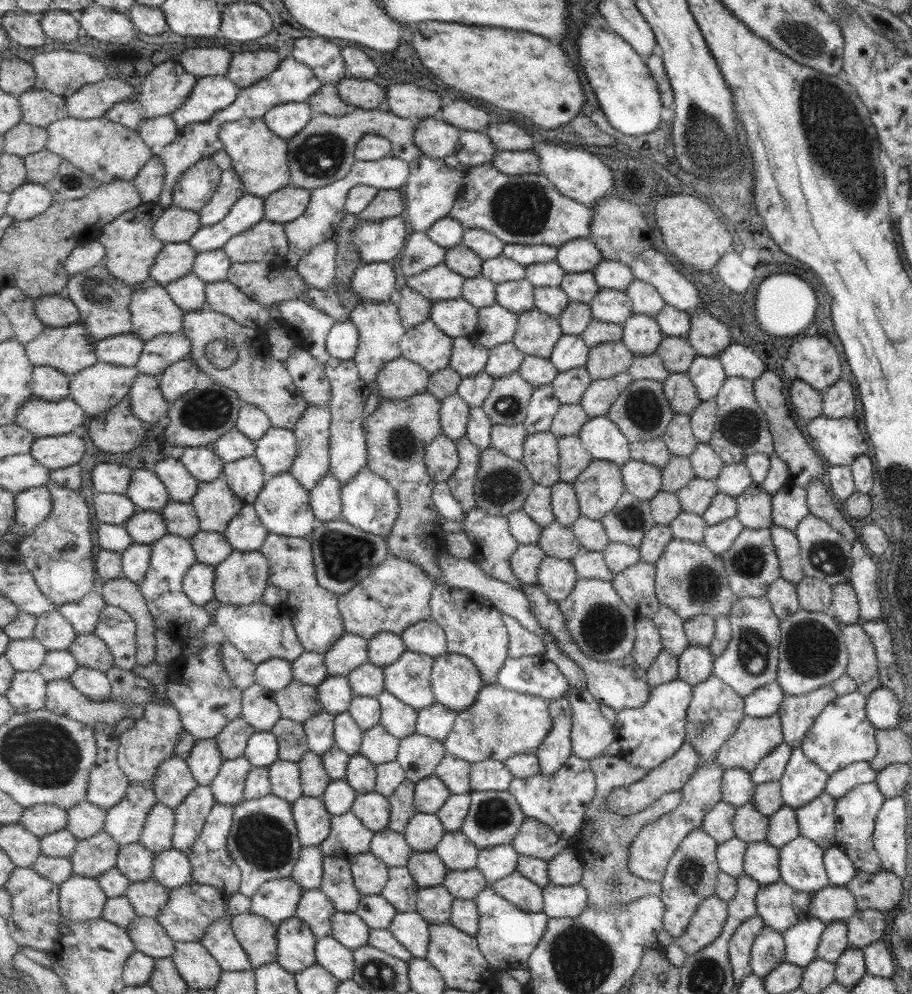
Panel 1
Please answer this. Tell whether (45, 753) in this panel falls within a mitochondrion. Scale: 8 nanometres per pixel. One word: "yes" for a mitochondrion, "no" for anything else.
yes

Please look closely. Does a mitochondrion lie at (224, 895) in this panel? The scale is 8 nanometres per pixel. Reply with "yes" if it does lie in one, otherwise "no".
no

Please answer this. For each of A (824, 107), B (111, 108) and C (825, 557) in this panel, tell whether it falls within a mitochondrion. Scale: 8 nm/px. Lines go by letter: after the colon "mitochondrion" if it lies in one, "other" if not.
A: mitochondrion
B: other
C: mitochondrion

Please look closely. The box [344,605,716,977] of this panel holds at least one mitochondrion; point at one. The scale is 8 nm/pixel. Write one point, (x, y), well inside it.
(613, 883)

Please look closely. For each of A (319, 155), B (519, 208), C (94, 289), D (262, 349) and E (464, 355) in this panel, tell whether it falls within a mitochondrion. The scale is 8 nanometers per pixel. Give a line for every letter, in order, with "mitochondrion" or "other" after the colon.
A: mitochondrion
B: mitochondrion
C: mitochondrion
D: other
E: other

